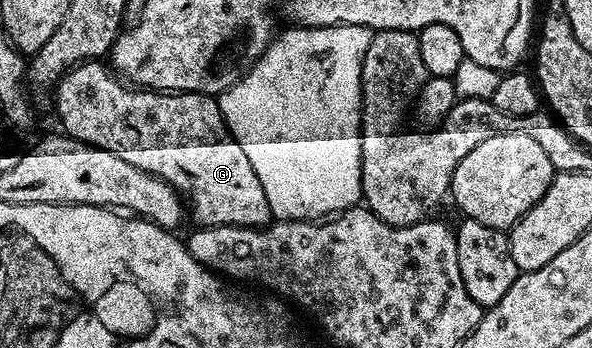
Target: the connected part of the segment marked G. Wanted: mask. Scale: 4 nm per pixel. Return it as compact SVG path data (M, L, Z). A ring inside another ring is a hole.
M99 59L84 60L69 68L54 86L55 113L66 136L113 151L113 155L125 159L125 163L133 163L133 167L141 167L141 171L169 183L183 198L185 213L192 226L209 229L228 225L261 229L271 224L273 218L269 199L265 199L265 187L261 187L253 163L249 163L245 151L241 151L241 143L237 143L229 131L218 100L212 94L128 87L106 64L102 64L104 62Z

